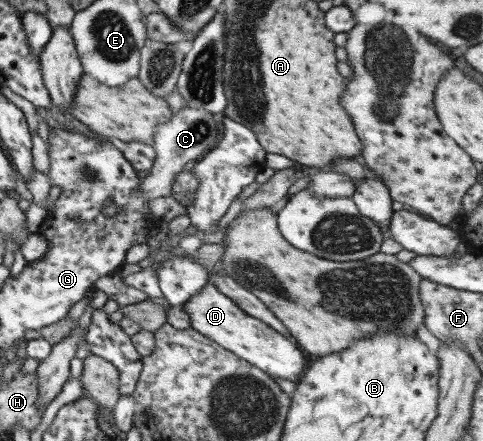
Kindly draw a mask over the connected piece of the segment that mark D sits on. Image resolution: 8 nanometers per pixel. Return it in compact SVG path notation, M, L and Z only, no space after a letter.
M208 281L200 292L181 306L190 317L193 329L238 355L242 360L262 369L271 378L297 381L303 375L305 358L302 349L296 344L296 339L285 337L260 319L247 315L230 297L221 293L213 282Z

